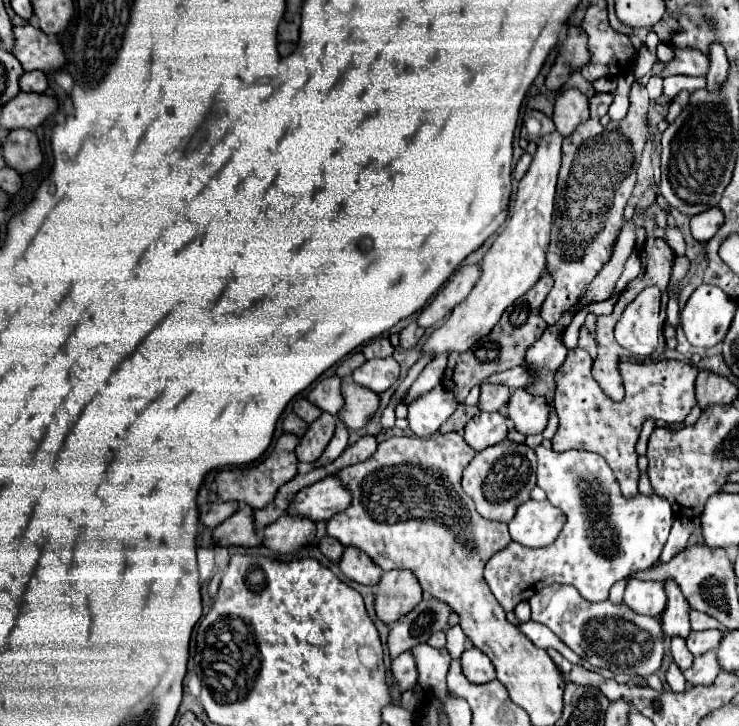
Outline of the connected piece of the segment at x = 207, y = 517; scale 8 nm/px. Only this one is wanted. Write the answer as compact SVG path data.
M212 502L200 506L200 522L208 528L216 528L220 522L224 522L228 516L232 516L238 510L236 502Z

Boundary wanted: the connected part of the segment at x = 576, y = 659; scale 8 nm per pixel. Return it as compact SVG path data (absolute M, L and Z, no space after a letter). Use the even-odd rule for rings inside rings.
M530 620L530 622L520 622L518 628L520 628L520 632L526 634L536 646L540 646L540 648L556 648L556 650L562 652L562 656L566 656L568 660L572 660L574 664L580 664L580 656L574 654L574 650L566 648L566 644L562 644L562 642L558 640L558 636L556 636L552 630L548 630L544 624Z

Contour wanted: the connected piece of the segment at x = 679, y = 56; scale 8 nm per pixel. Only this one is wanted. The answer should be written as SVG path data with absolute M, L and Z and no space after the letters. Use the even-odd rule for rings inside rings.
M674 48L674 60L666 64L662 78L674 76L674 74L686 74L686 76L706 76L710 60L692 48Z

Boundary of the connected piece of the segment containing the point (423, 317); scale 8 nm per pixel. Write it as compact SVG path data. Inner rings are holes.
M480 264L458 268L454 272L454 276L432 298L430 306L426 306L422 310L422 314L420 314L420 318L416 322L422 328L440 324L454 310L454 306L460 304L460 300L466 300L466 296L470 294L470 290L474 288L474 284L478 282L478 274L482 274Z

